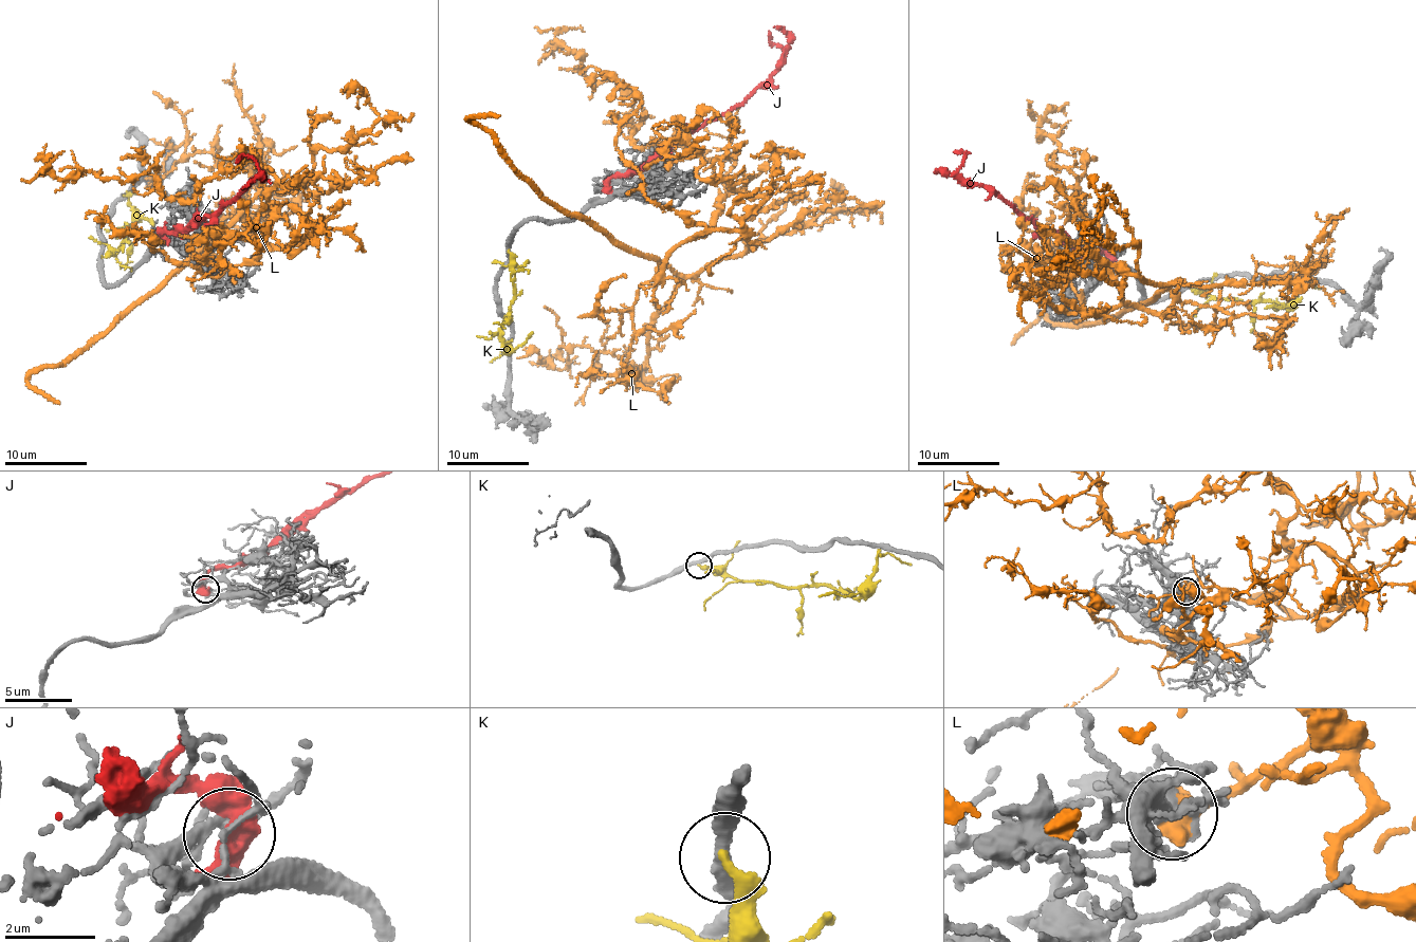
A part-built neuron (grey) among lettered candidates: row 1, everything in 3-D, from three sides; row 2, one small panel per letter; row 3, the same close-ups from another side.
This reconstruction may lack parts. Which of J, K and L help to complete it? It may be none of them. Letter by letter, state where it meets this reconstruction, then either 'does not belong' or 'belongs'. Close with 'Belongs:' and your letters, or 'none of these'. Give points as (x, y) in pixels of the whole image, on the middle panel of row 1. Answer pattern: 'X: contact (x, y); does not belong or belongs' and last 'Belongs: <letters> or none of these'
J: contact (608, 188); does not belong
K: contact (509, 251); does not belong
L: contact (666, 165); does not belong
Belongs: none of these

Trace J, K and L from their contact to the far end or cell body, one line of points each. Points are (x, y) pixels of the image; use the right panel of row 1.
J: (1110, 260), (1100, 252), (1088, 256), (1078, 251), (1042, 229), (1014, 205), (959, 173), (966, 153), (953, 151)
K: (1191, 289), (1208, 292), (1216, 298), (1268, 301), (1288, 307), (1290, 298), (1304, 282), (1321, 288)
L: (1069, 259), (1051, 260), (1061, 282), (1078, 263), (1061, 298), (1120, 303), (1031, 103)

